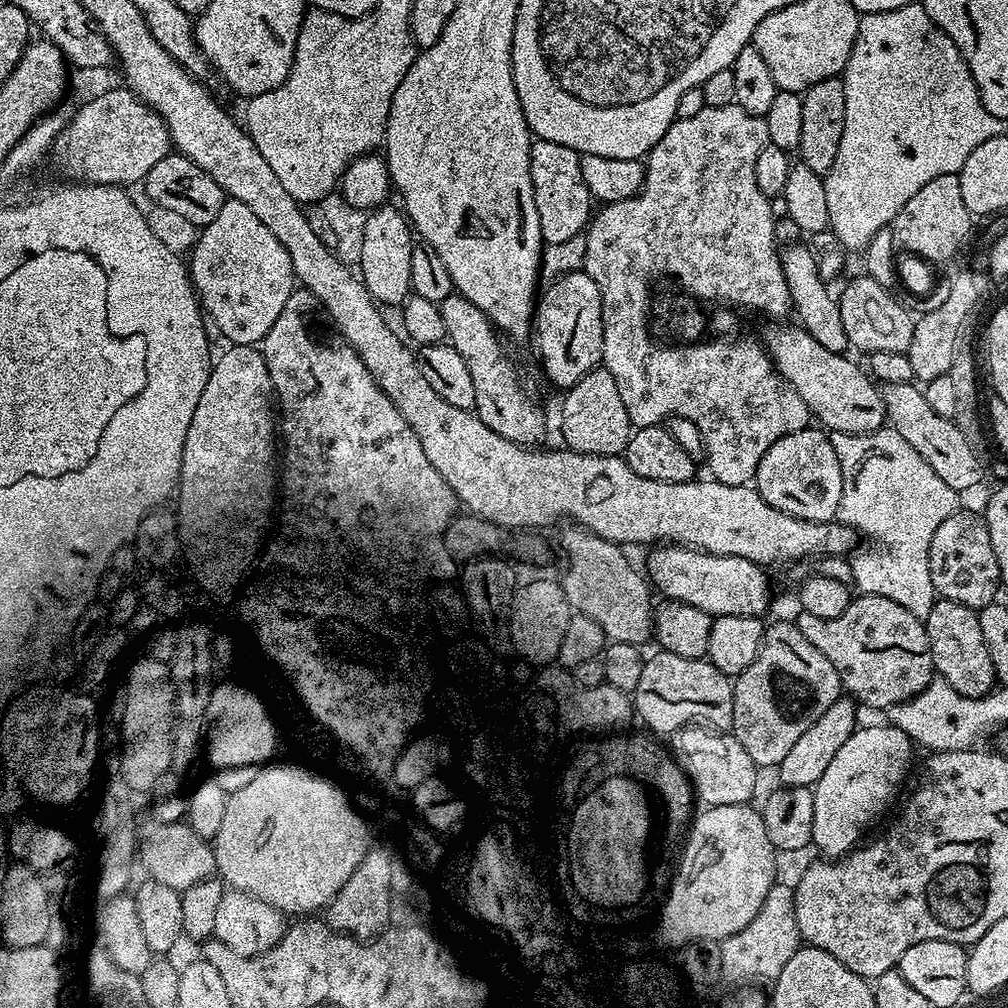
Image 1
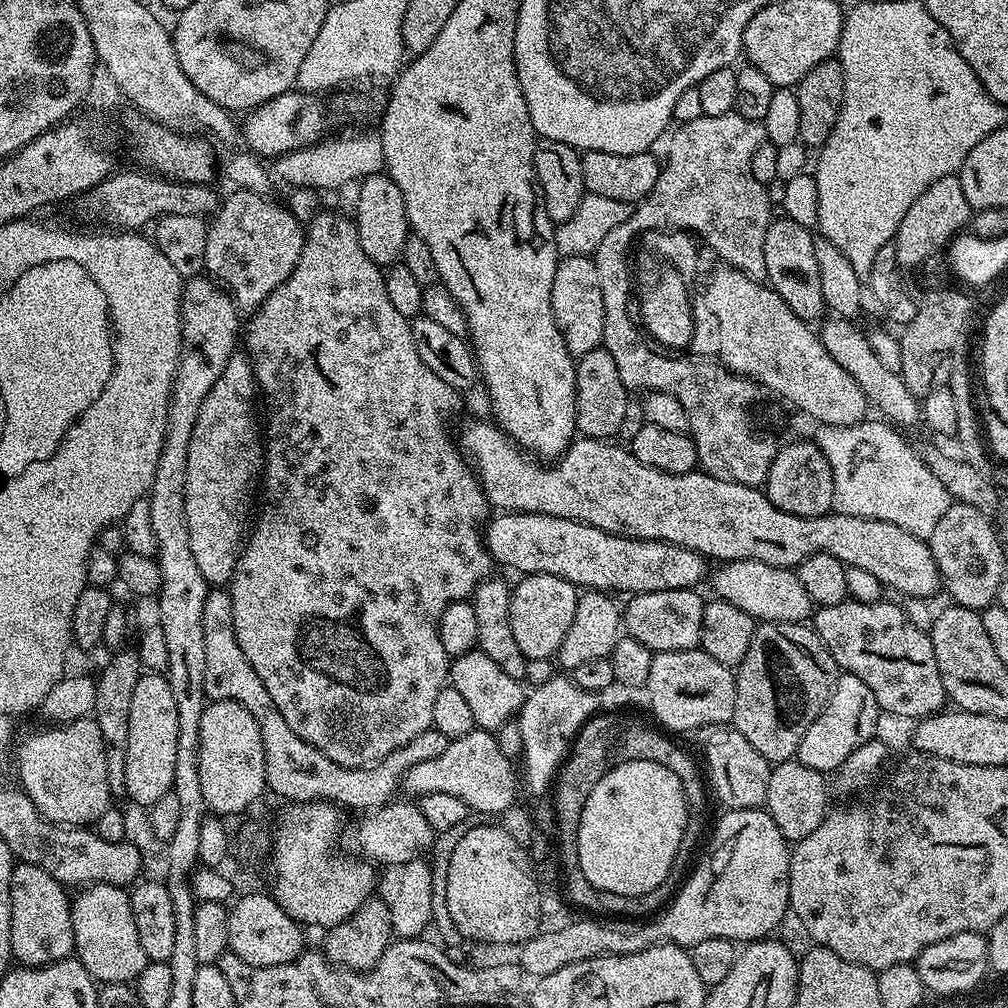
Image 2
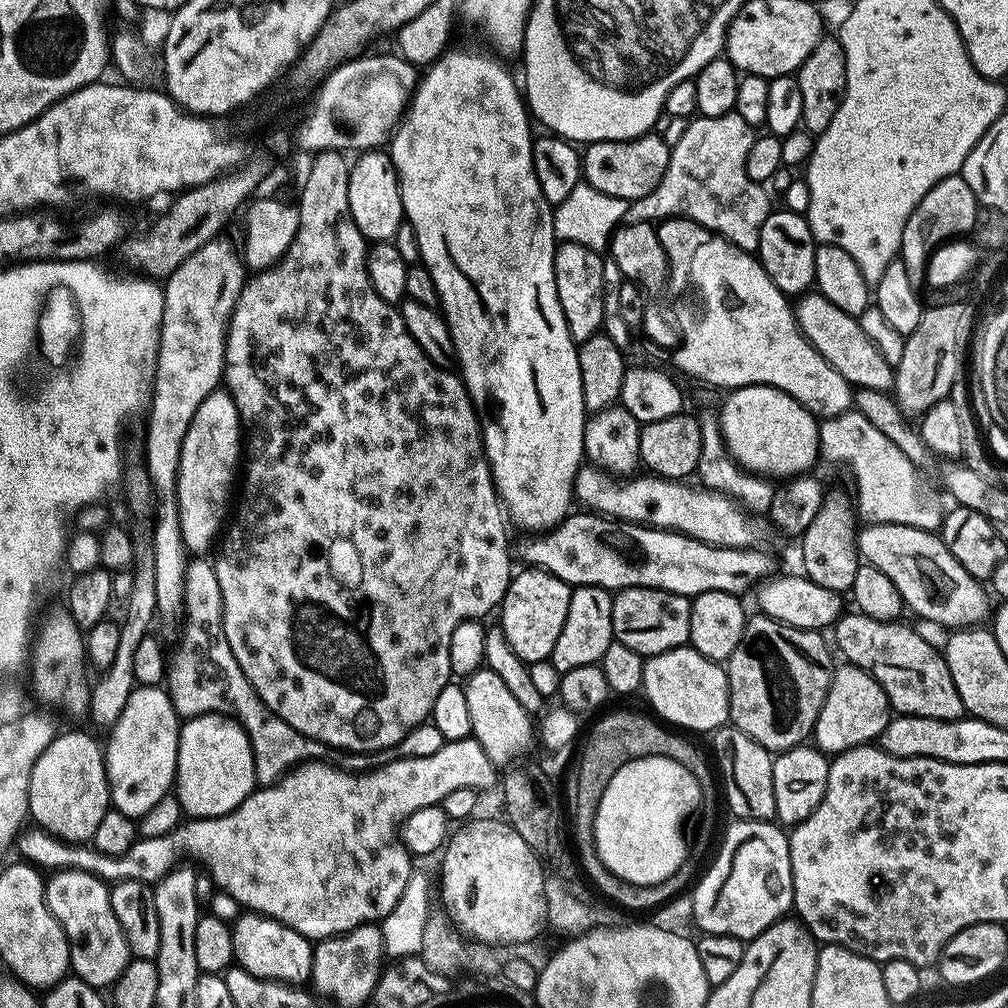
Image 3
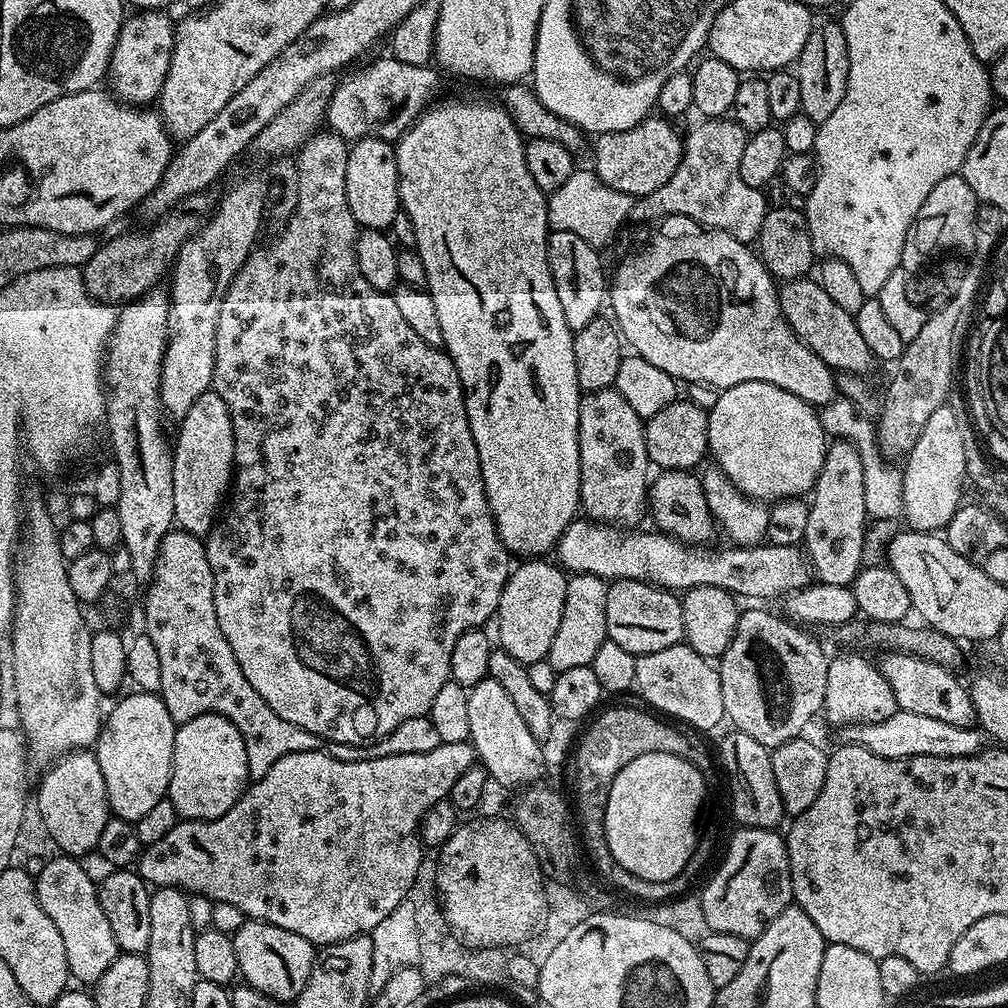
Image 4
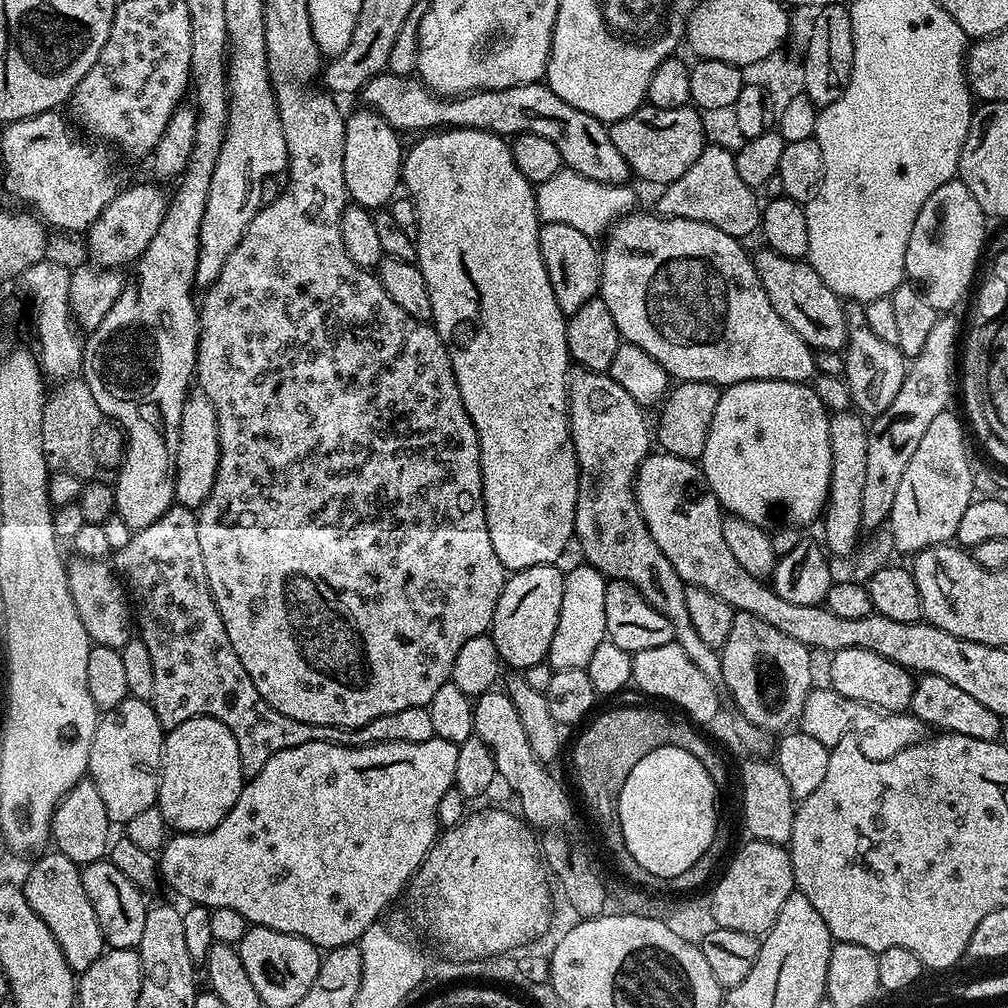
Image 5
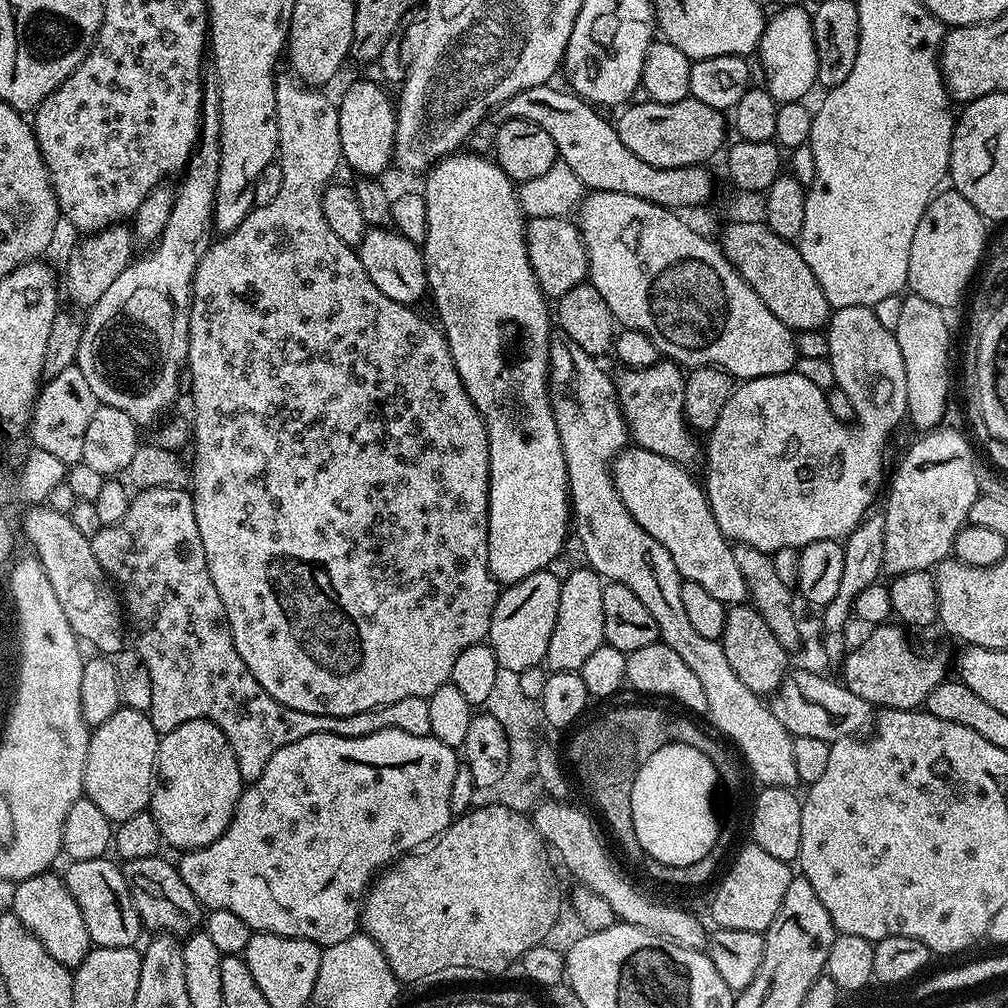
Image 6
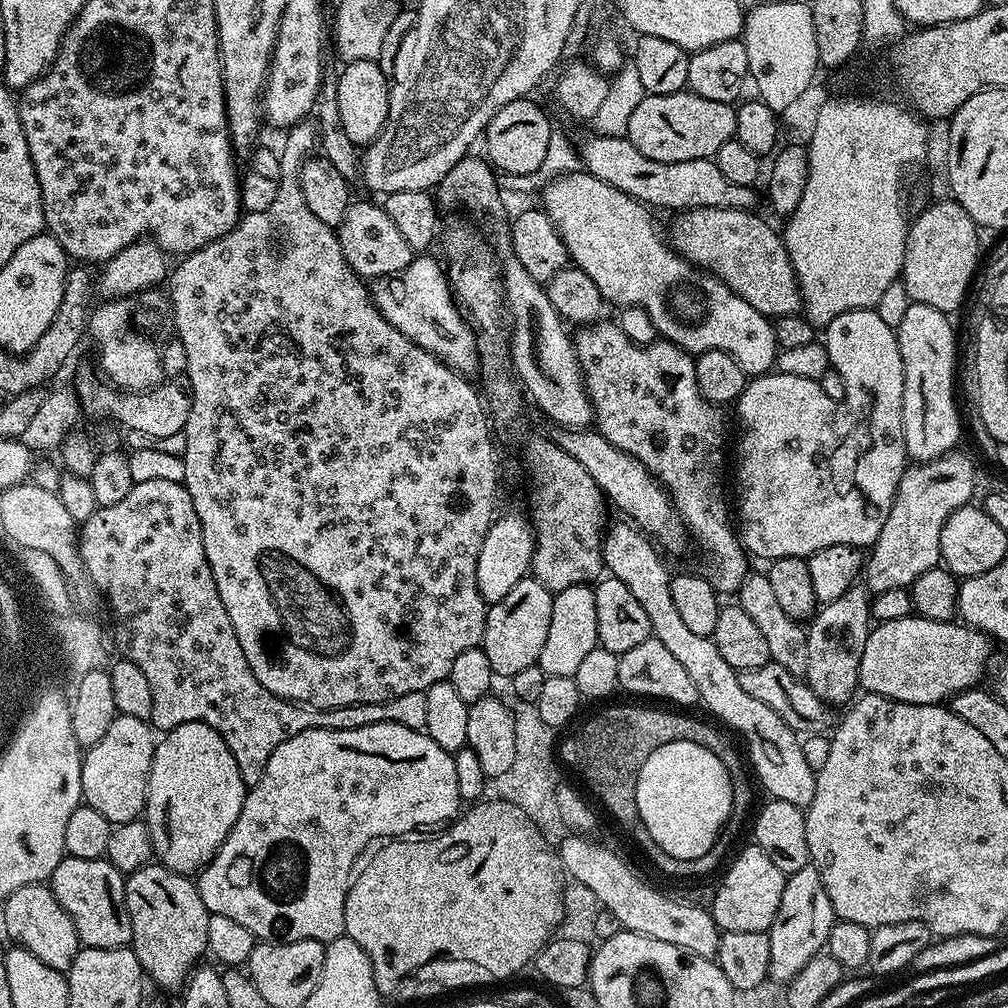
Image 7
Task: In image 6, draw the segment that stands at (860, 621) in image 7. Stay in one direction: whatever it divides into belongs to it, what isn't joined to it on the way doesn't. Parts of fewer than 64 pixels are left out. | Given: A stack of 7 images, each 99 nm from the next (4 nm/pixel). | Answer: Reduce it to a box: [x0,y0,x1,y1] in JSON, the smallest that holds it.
[823,514,886,661]

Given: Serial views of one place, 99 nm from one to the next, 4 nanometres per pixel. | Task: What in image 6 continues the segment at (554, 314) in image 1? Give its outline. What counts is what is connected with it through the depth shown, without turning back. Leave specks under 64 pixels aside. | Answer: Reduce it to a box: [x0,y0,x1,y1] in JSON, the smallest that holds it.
[524,216,588,298]

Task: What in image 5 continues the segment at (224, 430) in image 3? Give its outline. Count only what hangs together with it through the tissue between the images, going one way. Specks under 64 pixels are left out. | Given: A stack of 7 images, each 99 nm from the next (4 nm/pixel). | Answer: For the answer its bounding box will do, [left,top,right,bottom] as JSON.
[174,386,219,509]

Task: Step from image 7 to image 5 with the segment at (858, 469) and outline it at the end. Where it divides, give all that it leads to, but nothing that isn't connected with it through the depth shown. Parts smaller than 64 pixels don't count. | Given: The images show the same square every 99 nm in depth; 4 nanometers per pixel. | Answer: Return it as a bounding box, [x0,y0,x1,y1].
[698,306,906,526]

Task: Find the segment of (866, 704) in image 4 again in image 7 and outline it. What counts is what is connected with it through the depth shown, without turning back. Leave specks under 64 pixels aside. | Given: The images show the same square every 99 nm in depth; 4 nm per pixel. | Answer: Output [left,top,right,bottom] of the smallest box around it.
[860,614,992,704]

